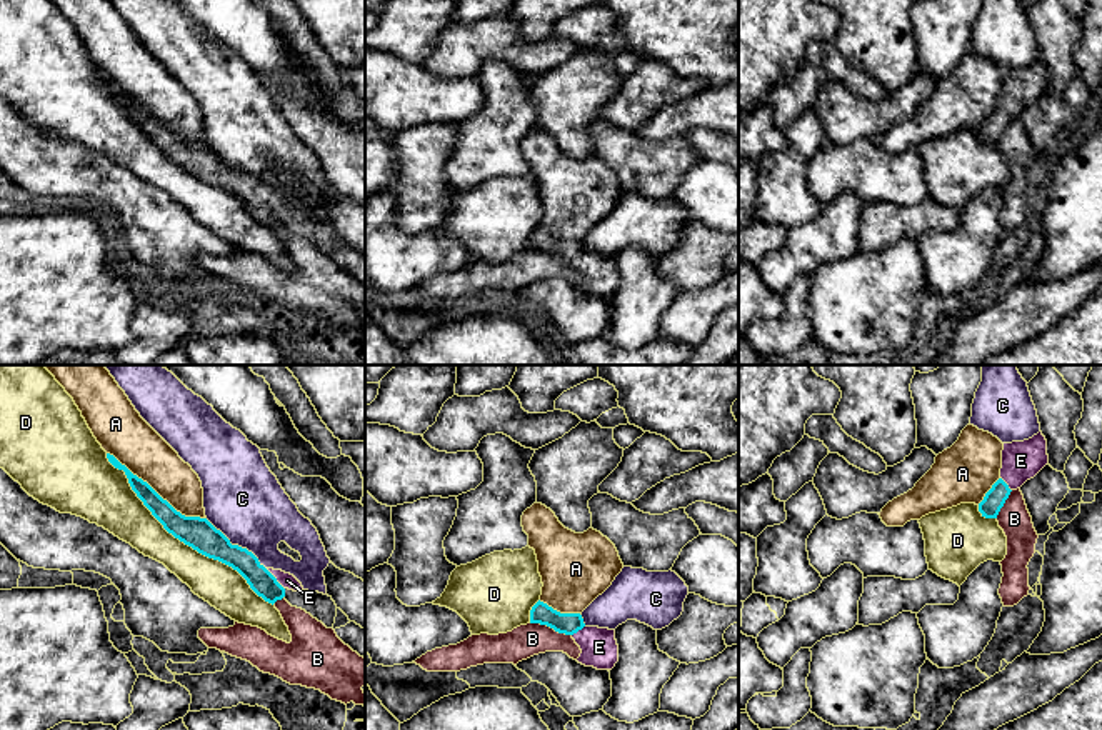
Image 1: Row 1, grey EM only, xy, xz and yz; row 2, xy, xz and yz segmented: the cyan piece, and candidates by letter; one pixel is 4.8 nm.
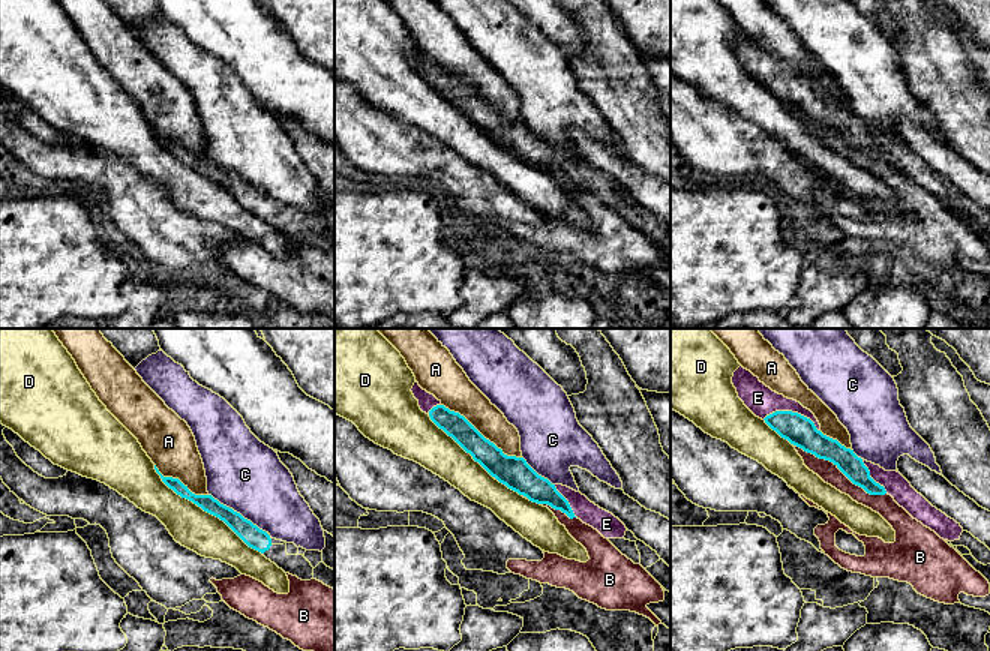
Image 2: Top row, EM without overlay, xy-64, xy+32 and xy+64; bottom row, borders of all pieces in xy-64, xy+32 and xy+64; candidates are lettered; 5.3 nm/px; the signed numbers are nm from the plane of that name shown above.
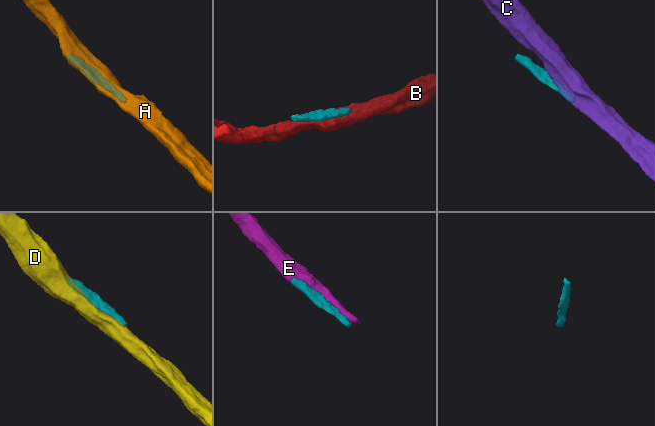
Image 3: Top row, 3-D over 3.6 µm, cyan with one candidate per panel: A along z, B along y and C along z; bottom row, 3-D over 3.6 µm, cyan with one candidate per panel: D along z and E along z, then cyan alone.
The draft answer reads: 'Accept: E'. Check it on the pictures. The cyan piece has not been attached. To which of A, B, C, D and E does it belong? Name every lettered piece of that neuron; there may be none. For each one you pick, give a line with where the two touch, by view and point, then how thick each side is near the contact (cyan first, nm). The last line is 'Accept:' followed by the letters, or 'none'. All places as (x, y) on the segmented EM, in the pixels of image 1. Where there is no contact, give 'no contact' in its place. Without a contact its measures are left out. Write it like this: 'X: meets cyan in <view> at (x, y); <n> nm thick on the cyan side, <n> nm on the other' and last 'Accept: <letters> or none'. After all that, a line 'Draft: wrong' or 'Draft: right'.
E: meets cyan in xy at (275, 579); 120 nm thick on the cyan side, 70 nm on the other
Accept: E
Draft: right

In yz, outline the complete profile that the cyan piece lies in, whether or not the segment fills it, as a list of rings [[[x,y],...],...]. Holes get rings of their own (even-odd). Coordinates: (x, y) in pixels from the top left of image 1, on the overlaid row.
[[[1042,432],[1024,442],[1004,443],[1000,478],[979,503],[982,517],[997,518],[1010,492],[1034,478],[1047,463],[1047,440]]]

